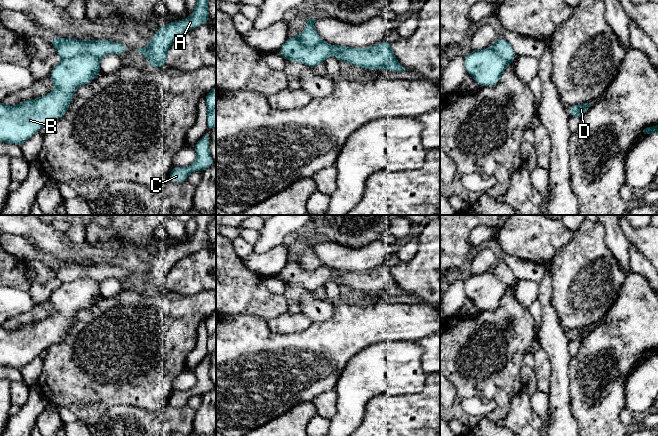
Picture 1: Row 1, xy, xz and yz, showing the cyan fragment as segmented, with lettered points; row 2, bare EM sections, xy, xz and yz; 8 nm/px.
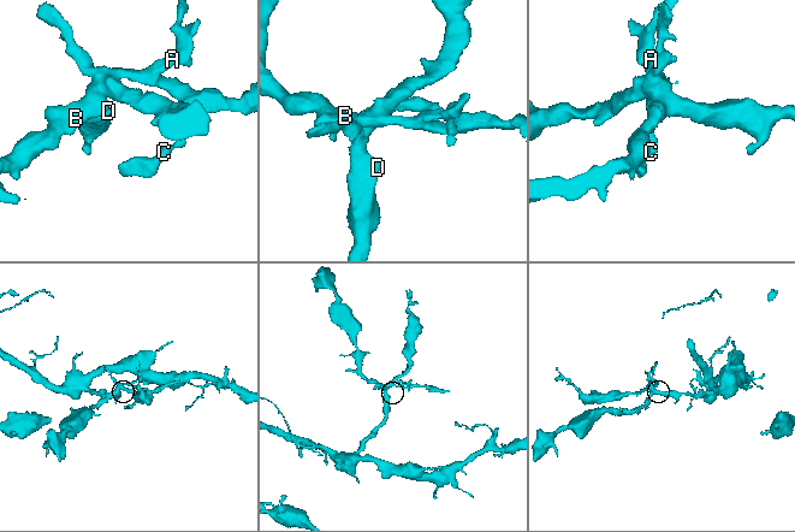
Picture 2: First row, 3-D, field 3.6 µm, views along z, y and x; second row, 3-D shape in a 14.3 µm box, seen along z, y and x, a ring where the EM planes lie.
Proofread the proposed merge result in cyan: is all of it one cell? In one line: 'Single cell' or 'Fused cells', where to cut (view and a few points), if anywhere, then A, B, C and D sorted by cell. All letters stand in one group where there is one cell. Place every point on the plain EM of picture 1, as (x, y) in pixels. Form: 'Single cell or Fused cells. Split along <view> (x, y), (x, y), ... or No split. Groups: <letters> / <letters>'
Fused cells. Split along xy (99, 281), (85, 277), (62, 282). Groups: A C / B D

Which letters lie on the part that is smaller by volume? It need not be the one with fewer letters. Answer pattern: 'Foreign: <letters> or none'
Foreign: A, C

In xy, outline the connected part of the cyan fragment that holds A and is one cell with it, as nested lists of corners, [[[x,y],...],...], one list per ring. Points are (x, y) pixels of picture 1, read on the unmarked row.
[[[195,215],[197,229],[191,240],[180,245],[169,246],[162,250],[151,262],[147,271],[137,273],[145,279],[151,291],[161,292],[166,288],[169,272],[180,259],[201,248],[208,247],[208,224],[216,215]]]

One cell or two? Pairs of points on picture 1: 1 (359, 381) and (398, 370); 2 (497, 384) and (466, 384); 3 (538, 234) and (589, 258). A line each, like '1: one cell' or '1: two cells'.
1: one cell
2: one cell
3: two cells

